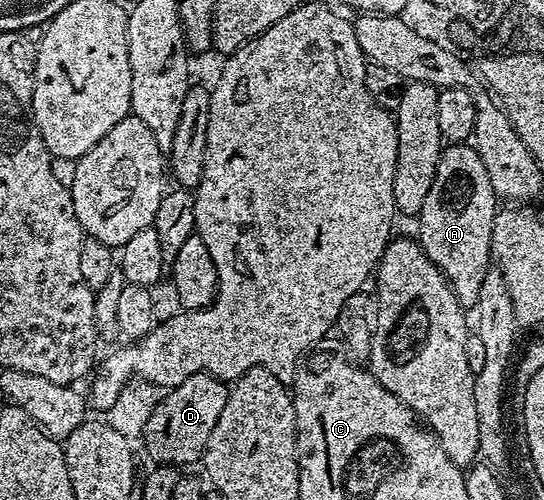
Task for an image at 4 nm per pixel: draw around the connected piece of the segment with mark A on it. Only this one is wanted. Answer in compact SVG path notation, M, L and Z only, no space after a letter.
M471 142L447 144L440 152L434 185L426 193L415 234L421 249L438 265L465 309L478 308L482 281L486 281L486 273L493 266L492 234L497 214L494 185L490 185L486 165L482 165L475 146Z

